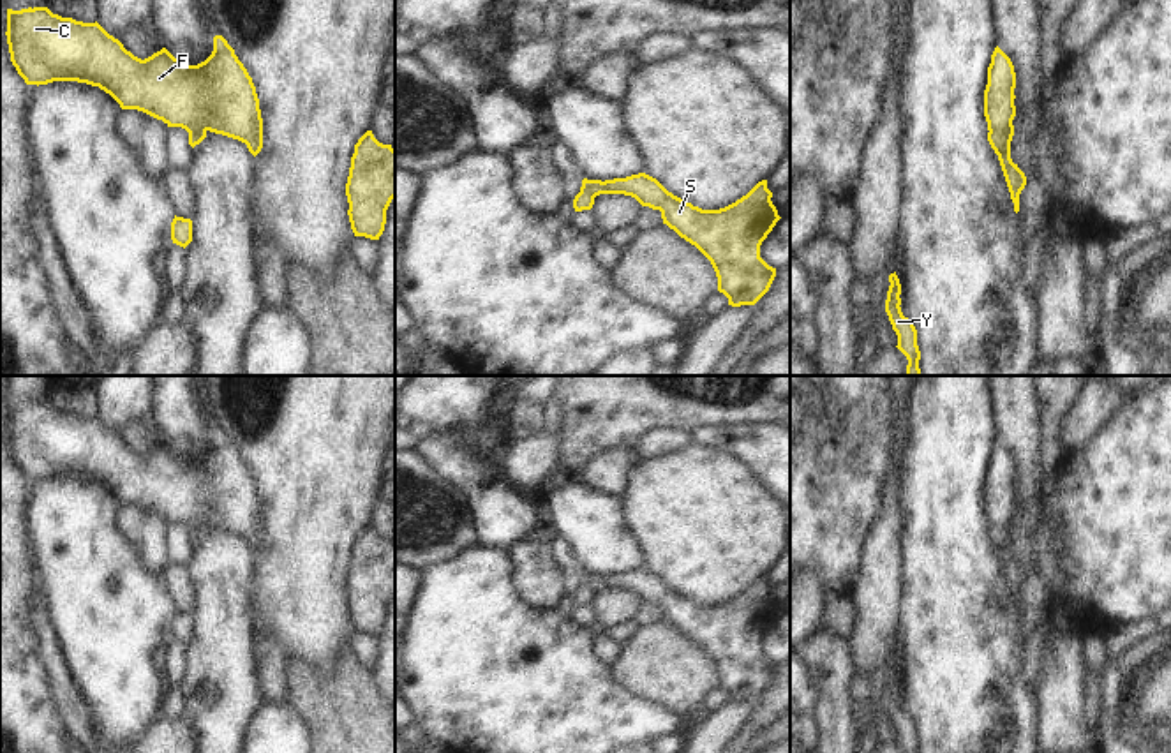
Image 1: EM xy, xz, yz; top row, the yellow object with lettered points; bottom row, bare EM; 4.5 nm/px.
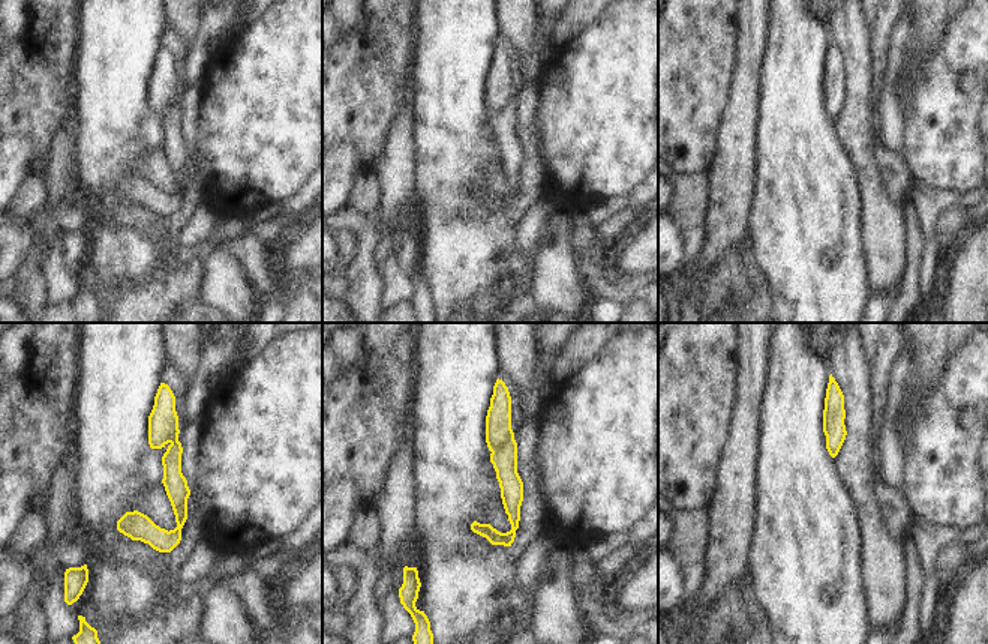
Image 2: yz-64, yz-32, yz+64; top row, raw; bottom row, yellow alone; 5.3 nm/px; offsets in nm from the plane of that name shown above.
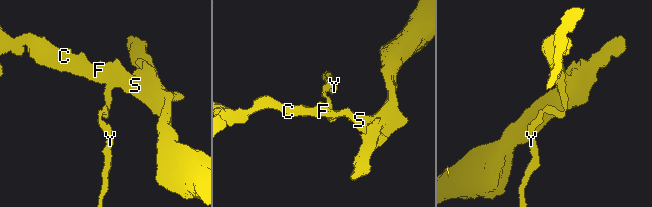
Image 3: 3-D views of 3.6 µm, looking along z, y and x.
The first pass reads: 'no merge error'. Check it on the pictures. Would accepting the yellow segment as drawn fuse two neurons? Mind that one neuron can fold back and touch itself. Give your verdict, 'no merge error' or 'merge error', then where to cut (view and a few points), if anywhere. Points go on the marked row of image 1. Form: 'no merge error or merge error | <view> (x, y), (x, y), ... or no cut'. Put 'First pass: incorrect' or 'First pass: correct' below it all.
merge error | yz (1011, 122), (1002, 129), (990, 131)
First pass: incorrect

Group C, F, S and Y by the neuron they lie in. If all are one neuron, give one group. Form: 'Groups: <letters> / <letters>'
Groups: C F S / Y.

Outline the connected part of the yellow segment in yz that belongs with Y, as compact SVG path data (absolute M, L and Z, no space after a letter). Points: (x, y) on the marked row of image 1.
M894 273L889 275L889 291L887 291L887 300L885 300L885 312L889 316L889 321L892 324L892 330L898 335L898 349L906 356L908 365L906 365L906 374L905 376L921 376L919 369L919 360L921 360L921 351L917 346L917 330L914 323L903 316L901 312L901 284L899 279Z

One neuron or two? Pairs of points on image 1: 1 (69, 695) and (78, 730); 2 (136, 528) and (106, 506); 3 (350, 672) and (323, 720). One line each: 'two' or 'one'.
1: one
2: two
3: one

